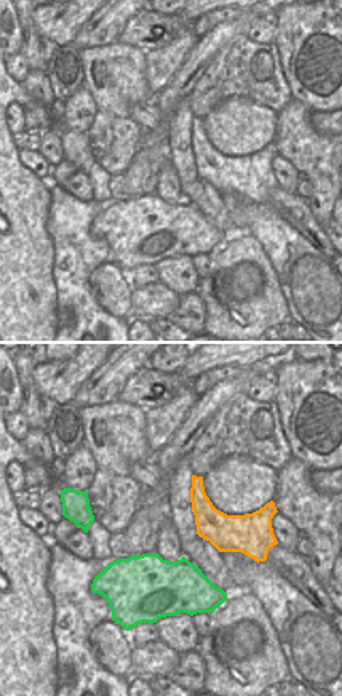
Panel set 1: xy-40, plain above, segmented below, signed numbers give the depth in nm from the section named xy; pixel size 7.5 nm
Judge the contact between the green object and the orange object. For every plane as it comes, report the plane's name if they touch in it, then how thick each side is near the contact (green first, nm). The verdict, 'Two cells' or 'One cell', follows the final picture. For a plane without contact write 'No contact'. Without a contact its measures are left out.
No contact.

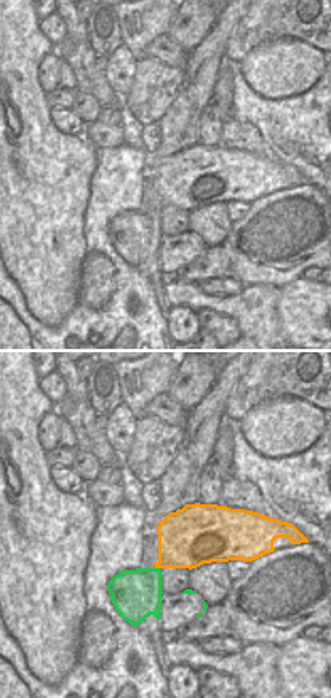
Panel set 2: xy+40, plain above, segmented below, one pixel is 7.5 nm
Touches green in xy+40. Thickness 380 nm (green) against 340 nm.

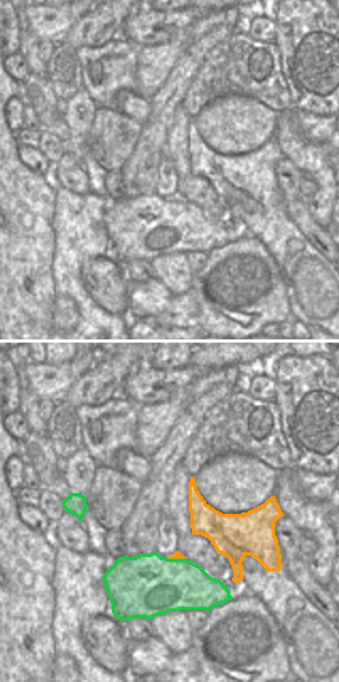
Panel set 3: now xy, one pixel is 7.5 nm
Touches green in xy. Thickness 440 nm (green) against 50 nm.

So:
One cell.

